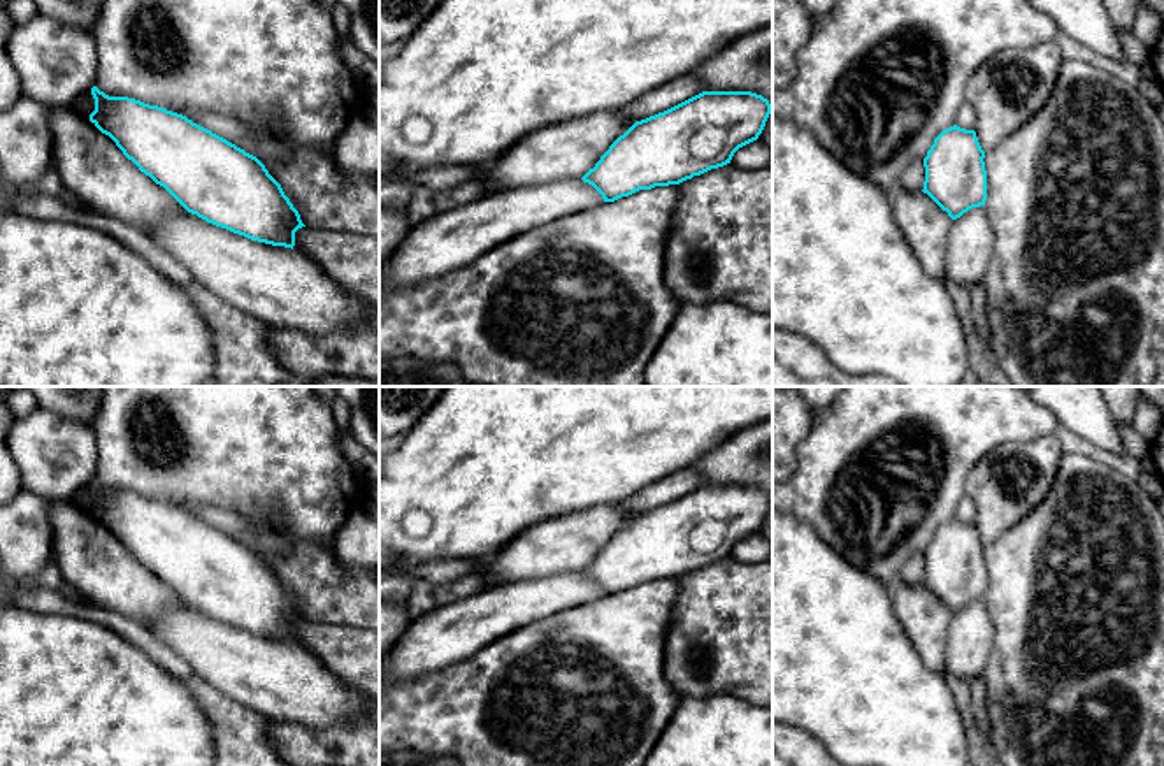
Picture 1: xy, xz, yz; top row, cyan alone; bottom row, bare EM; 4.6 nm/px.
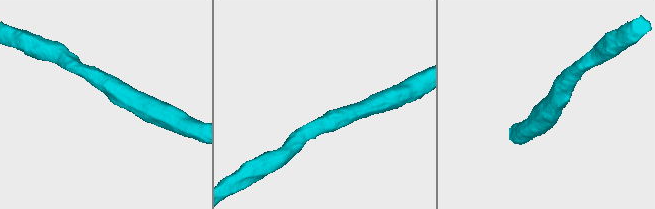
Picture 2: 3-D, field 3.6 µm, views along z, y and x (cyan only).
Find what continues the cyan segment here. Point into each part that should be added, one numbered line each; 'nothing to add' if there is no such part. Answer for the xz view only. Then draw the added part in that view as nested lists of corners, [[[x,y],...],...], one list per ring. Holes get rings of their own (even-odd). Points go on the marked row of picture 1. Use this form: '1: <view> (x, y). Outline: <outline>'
1: xz (448, 241). Outline: [[[581,177],[490,192],[481,200],[411,227],[397,246],[383,283],[388,288],[414,286],[463,267],[530,228],[602,202],[602,195]]]

